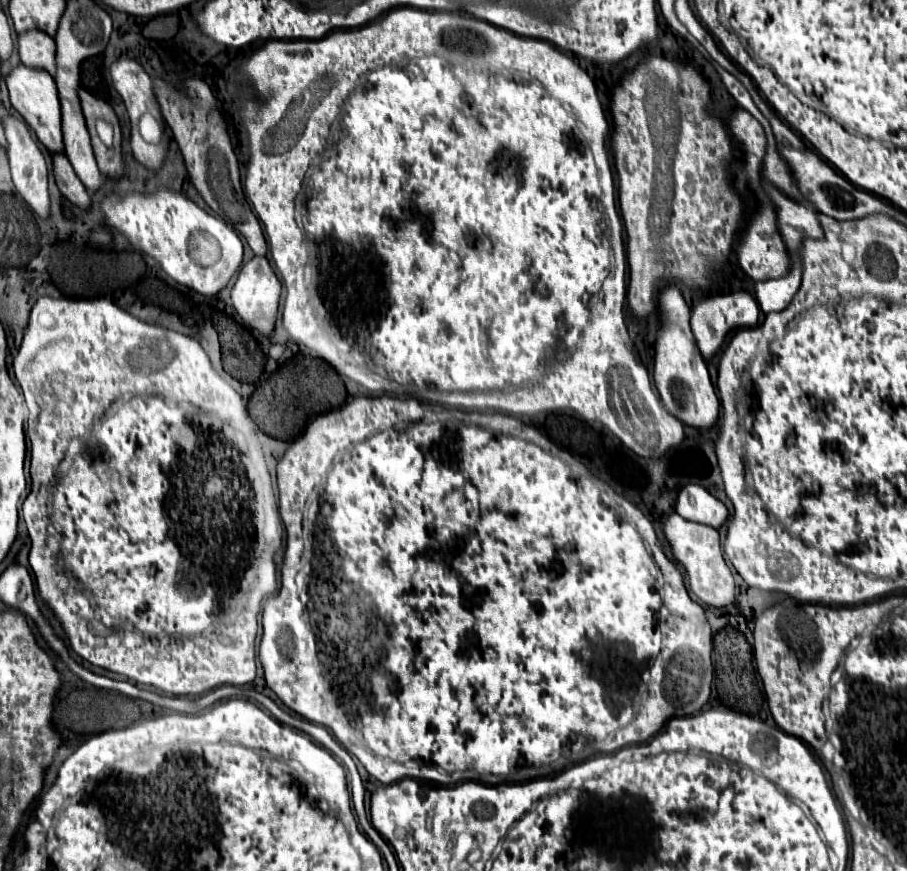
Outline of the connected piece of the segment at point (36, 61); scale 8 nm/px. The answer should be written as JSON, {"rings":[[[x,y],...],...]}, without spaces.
{"rings":[[[26,30],[18,34],[18,54],[28,66],[44,66],[54,74],[54,40],[42,30]]]}

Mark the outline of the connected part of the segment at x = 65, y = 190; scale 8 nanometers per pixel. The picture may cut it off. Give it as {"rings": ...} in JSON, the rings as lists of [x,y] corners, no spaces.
{"rings":[[[52,152],[52,164],[54,164],[54,180],[60,188],[60,192],[76,206],[80,208],[88,208],[90,206],[90,196],[84,188],[84,184],[80,182],[80,178],[76,176],[76,172],[72,170],[68,158],[64,152]]]}

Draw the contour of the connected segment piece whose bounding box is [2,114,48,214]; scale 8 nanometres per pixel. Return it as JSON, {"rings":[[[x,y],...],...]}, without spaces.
{"rings":[[[6,114],[2,118],[2,126],[8,140],[8,160],[10,160],[12,182],[16,190],[24,196],[24,200],[34,208],[36,214],[48,214],[48,166],[40,148],[32,140],[28,126],[22,120],[14,118],[12,114]]]}

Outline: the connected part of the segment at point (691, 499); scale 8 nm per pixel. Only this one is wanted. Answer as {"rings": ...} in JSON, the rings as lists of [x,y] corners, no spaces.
{"rings":[[[688,484],[678,492],[676,512],[686,520],[702,522],[714,528],[720,528],[720,524],[728,518],[726,506],[698,484]]]}

